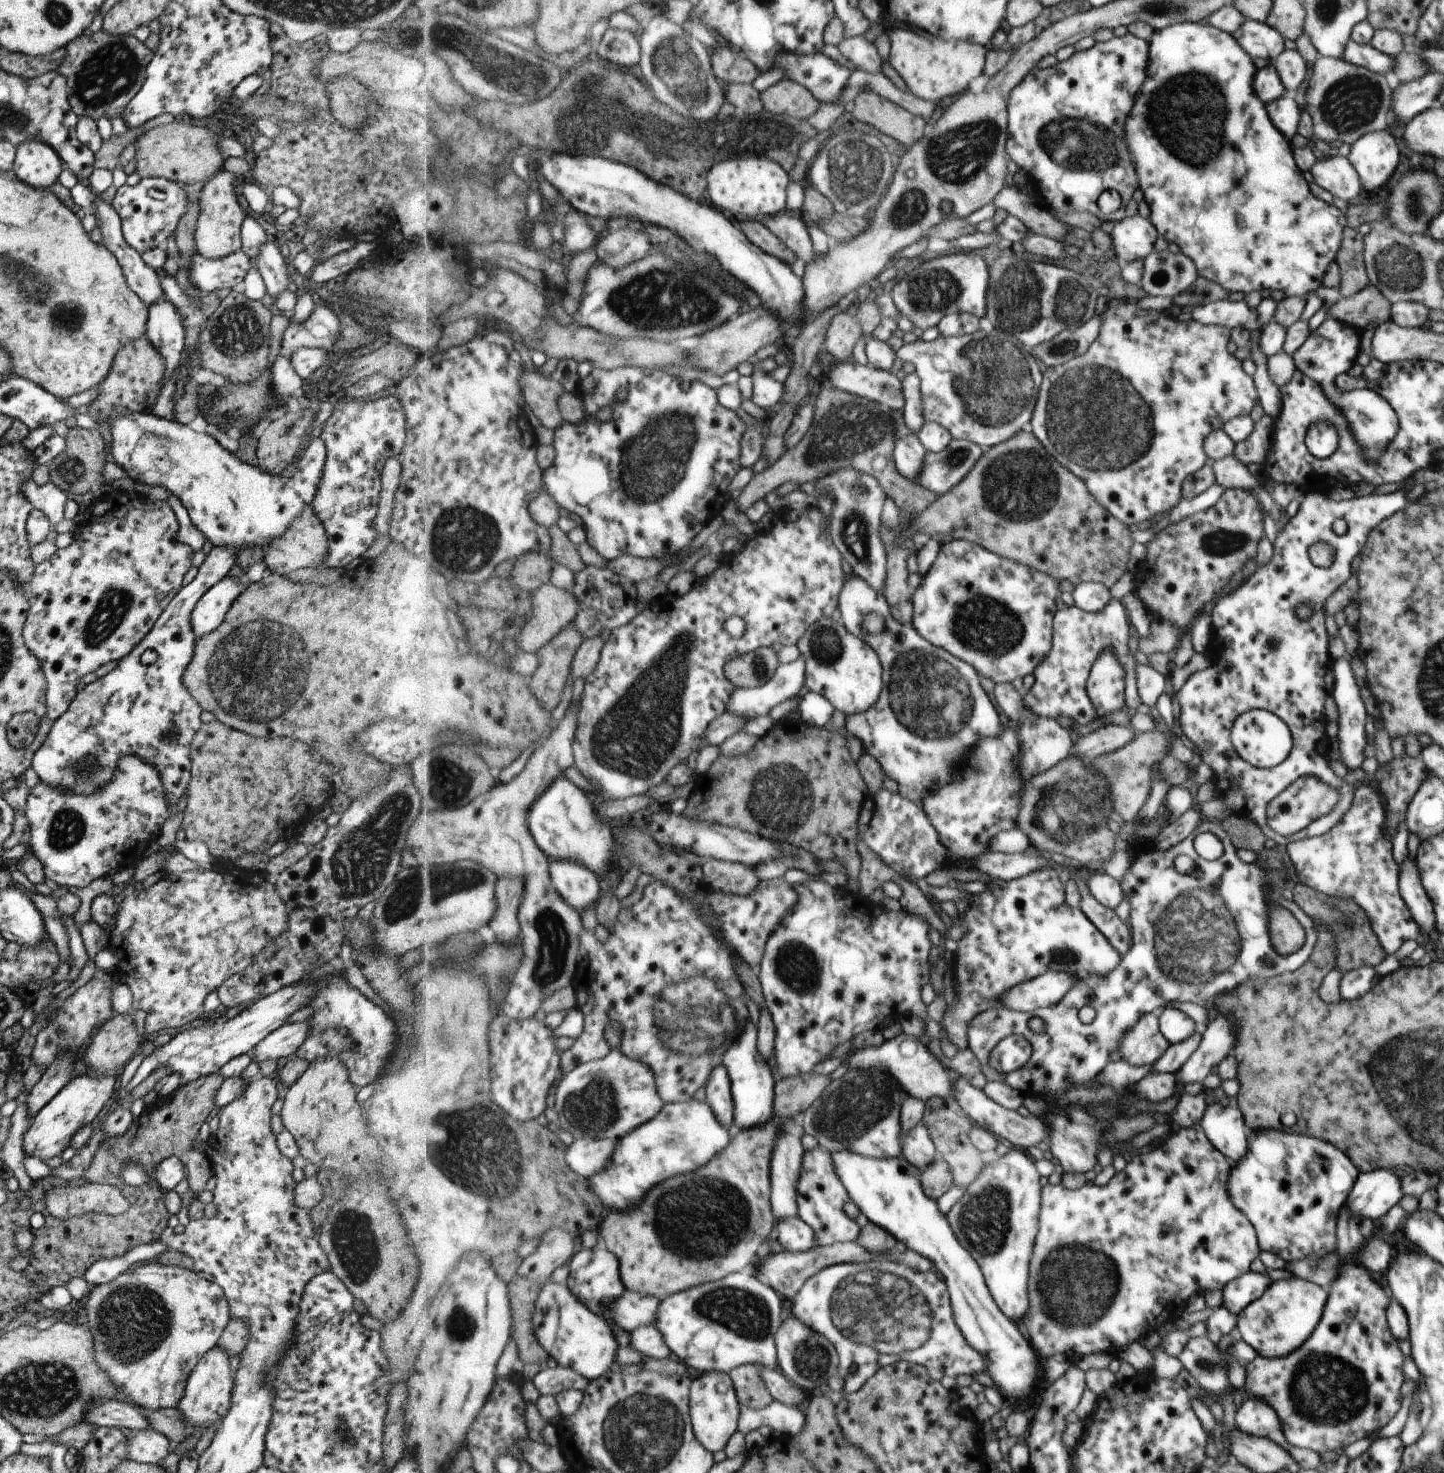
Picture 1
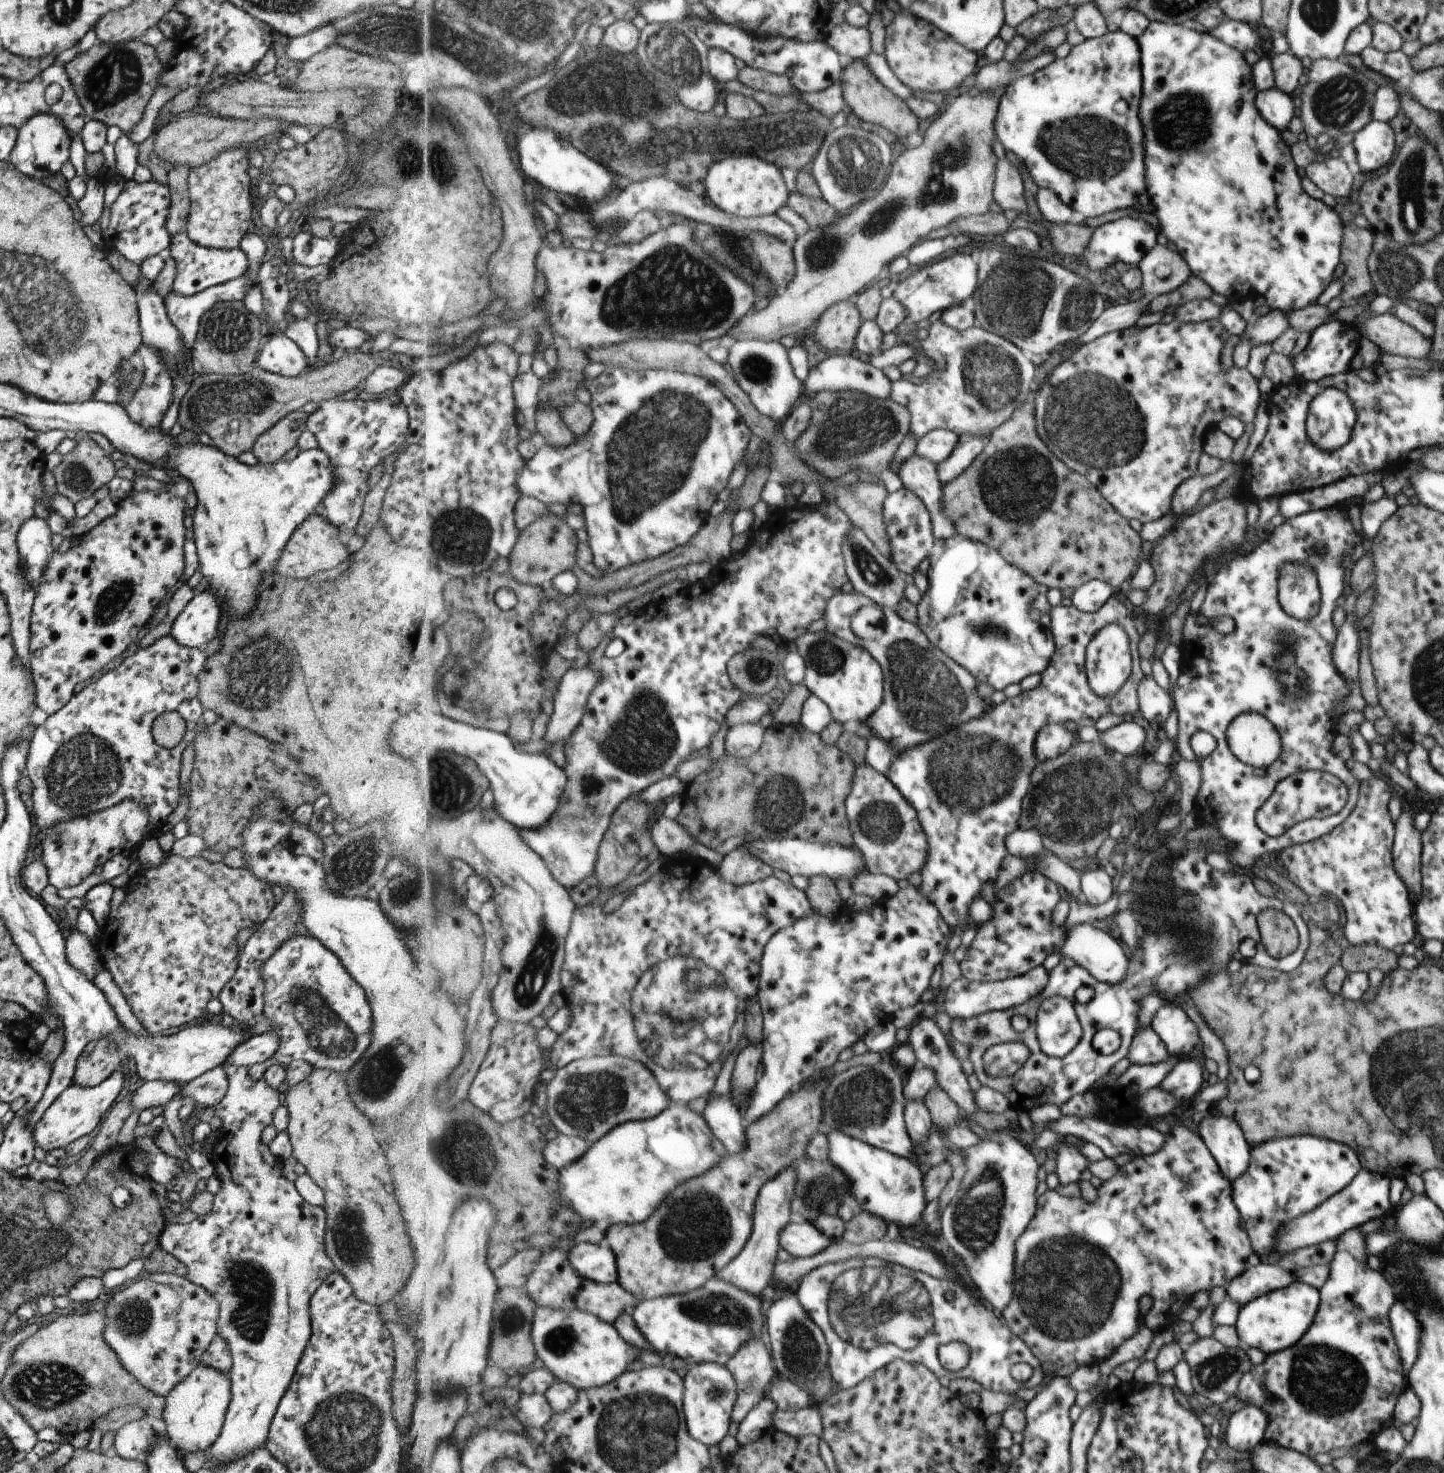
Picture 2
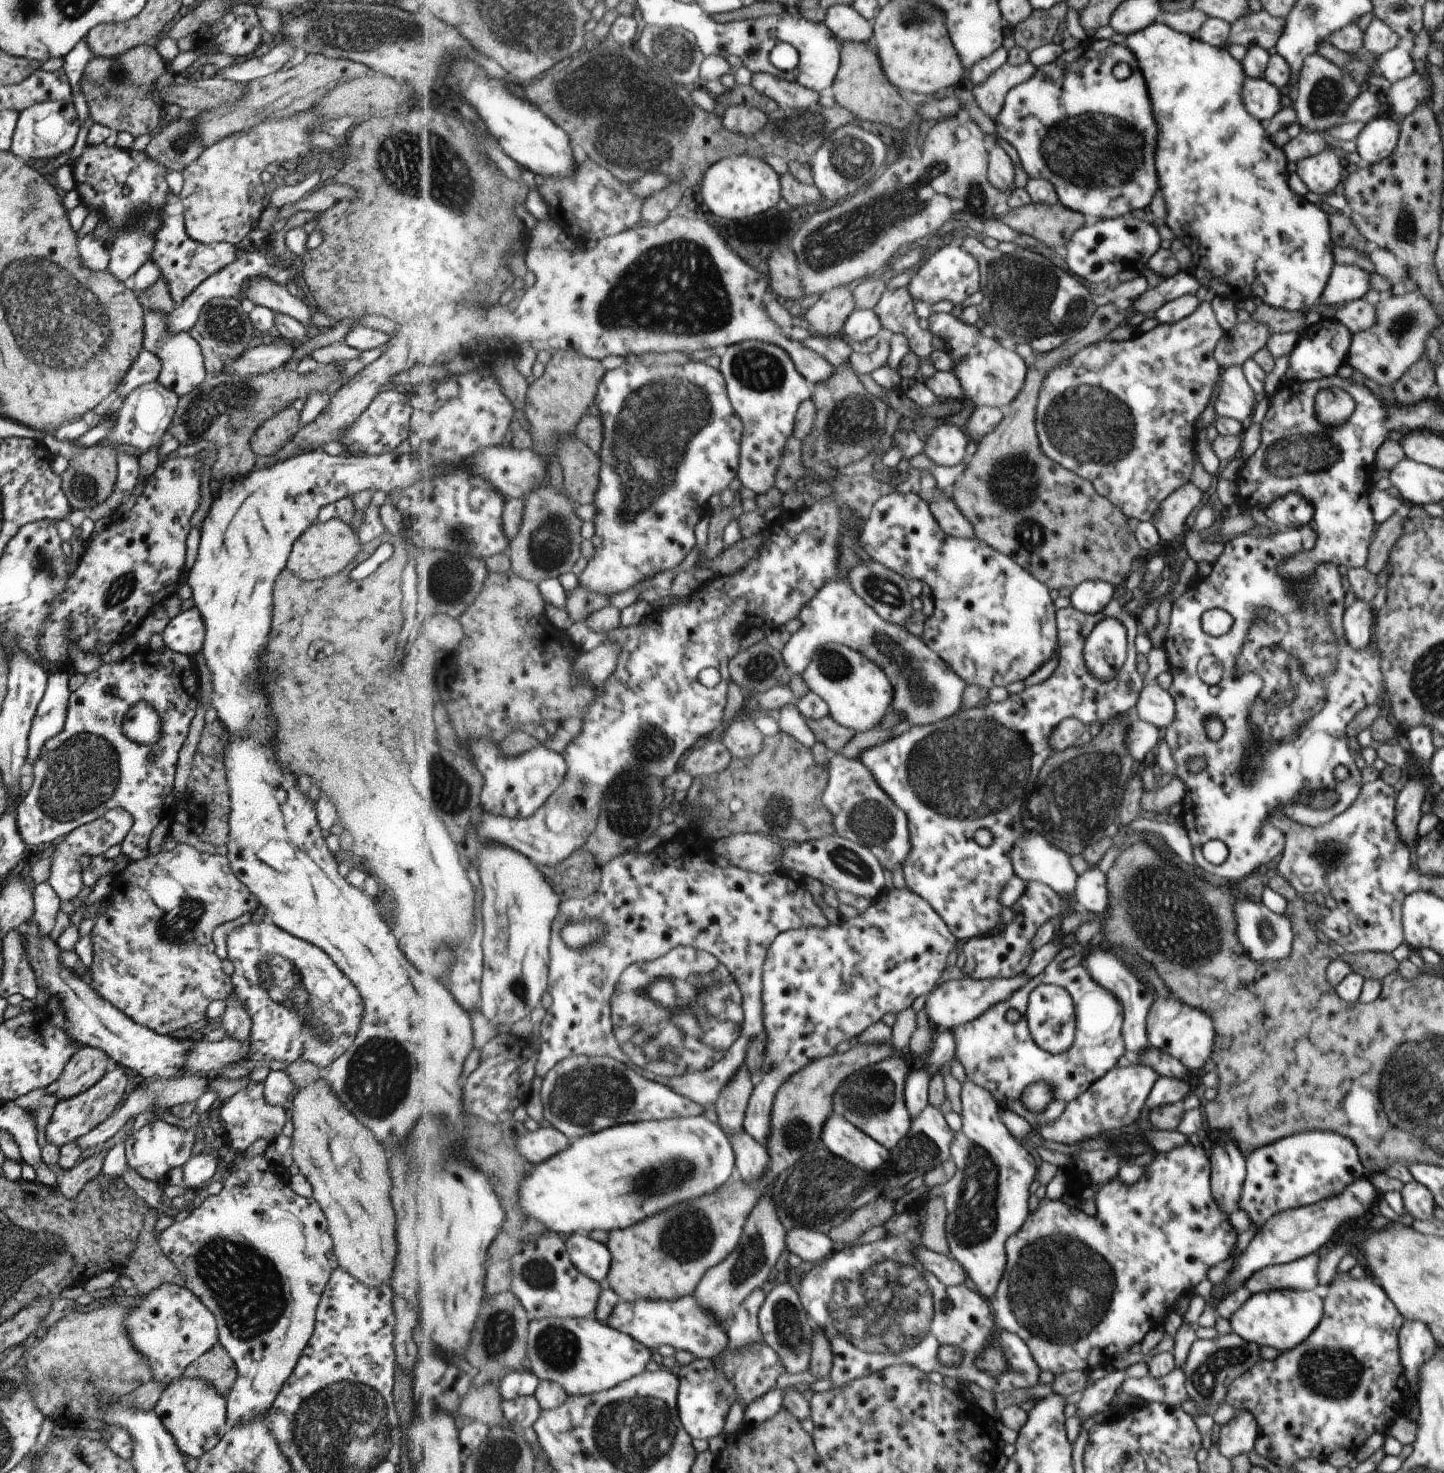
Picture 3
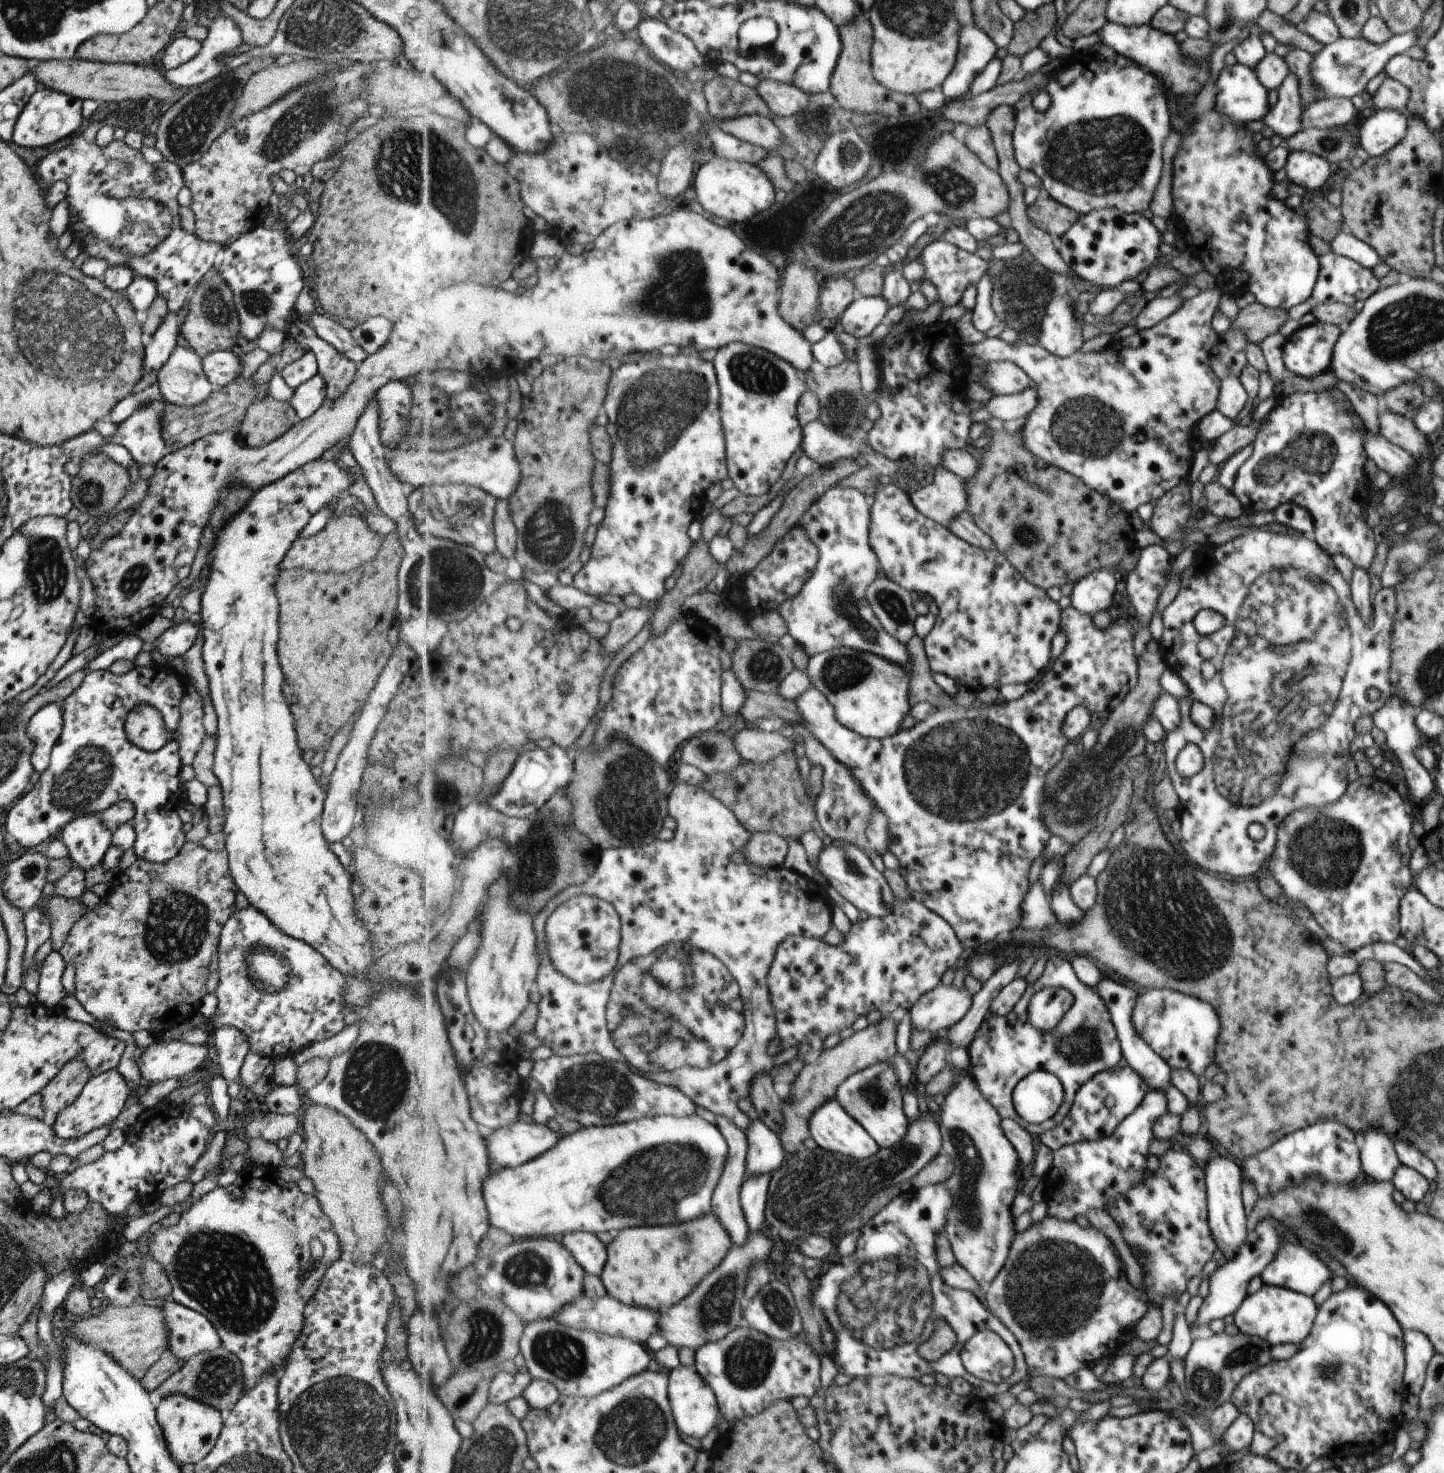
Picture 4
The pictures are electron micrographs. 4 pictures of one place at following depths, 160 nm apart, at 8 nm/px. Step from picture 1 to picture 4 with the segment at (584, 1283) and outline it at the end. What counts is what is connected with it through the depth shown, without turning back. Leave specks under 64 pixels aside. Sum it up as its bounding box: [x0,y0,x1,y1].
[562,1231,609,1276]

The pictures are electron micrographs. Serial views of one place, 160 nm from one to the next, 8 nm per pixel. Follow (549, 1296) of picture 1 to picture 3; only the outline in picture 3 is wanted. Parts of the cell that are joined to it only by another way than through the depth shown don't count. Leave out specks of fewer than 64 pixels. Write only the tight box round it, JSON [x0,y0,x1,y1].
[529,1316,658,1395]

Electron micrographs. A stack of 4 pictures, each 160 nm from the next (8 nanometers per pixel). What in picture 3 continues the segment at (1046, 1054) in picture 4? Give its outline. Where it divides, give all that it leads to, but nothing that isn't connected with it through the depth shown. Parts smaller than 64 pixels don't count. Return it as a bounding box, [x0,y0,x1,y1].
[954,942,1127,1131]

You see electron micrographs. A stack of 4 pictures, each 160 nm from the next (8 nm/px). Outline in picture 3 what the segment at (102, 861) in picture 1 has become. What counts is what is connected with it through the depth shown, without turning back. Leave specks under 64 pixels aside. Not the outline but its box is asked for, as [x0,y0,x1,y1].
[49,808,134,902]

